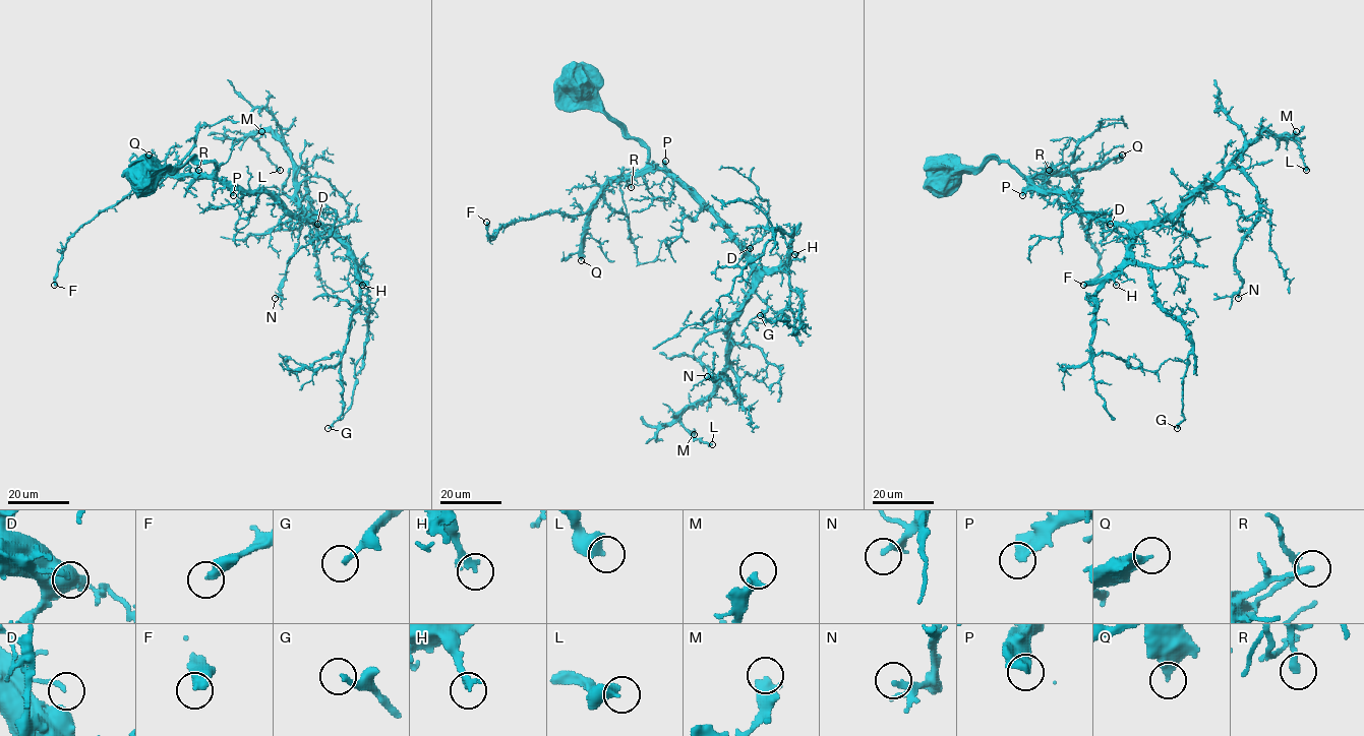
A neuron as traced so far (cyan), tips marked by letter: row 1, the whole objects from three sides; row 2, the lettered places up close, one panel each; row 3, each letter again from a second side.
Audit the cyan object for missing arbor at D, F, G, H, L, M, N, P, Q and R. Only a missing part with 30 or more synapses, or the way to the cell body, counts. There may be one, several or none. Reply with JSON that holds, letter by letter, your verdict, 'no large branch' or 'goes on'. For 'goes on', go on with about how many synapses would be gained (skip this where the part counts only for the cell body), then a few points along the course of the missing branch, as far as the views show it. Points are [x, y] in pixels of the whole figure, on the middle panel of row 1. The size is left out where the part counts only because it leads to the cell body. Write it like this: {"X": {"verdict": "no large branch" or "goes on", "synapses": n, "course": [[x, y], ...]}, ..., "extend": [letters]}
{"D": {"verdict": "no large branch"}, "F": {"verdict": "goes on", "synapses": 150, "course": [[486, 222], [482, 209], [468, 207], [459, 201], [443, 201]]}, "G": {"verdict": "no large branch"}, "H": {"verdict": "no large branch"}, "L": {"verdict": "no large branch"}, "M": {"verdict": "no large branch"}, "N": {"verdict": "goes on", "synapses": 30, "course": [[707, 376], [692, 363]]}, "P": {"verdict": "goes on", "synapses": 650, "course": [[665, 161], [655, 141], [644, 130], [638, 129], [618, 147], [566, 168]]}, "Q": {"verdict": "goes on", "synapses": 550, "course": [[581, 260], [567, 321], [546, 344], [535, 330], [543, 343], [553, 334], [548, 315], [558, 299]]}, "R": {"verdict": "no large branch"}, "extend": ["F", "N", "P", "Q"]}

